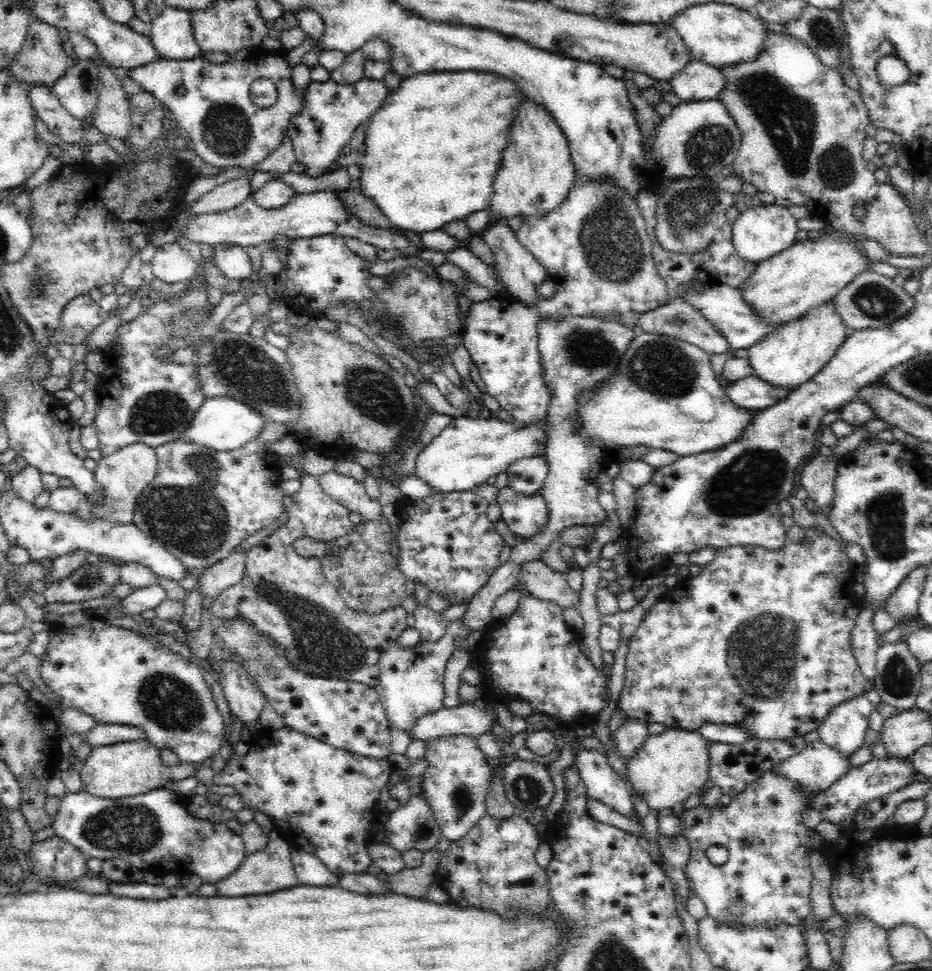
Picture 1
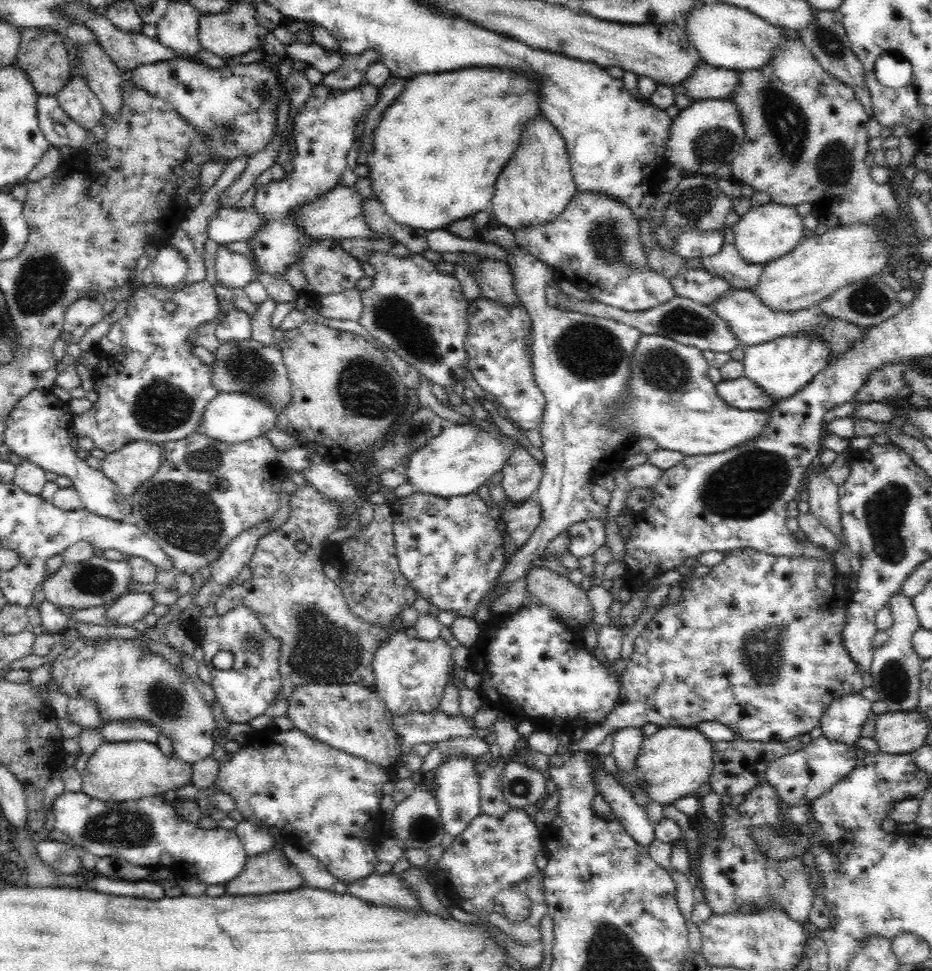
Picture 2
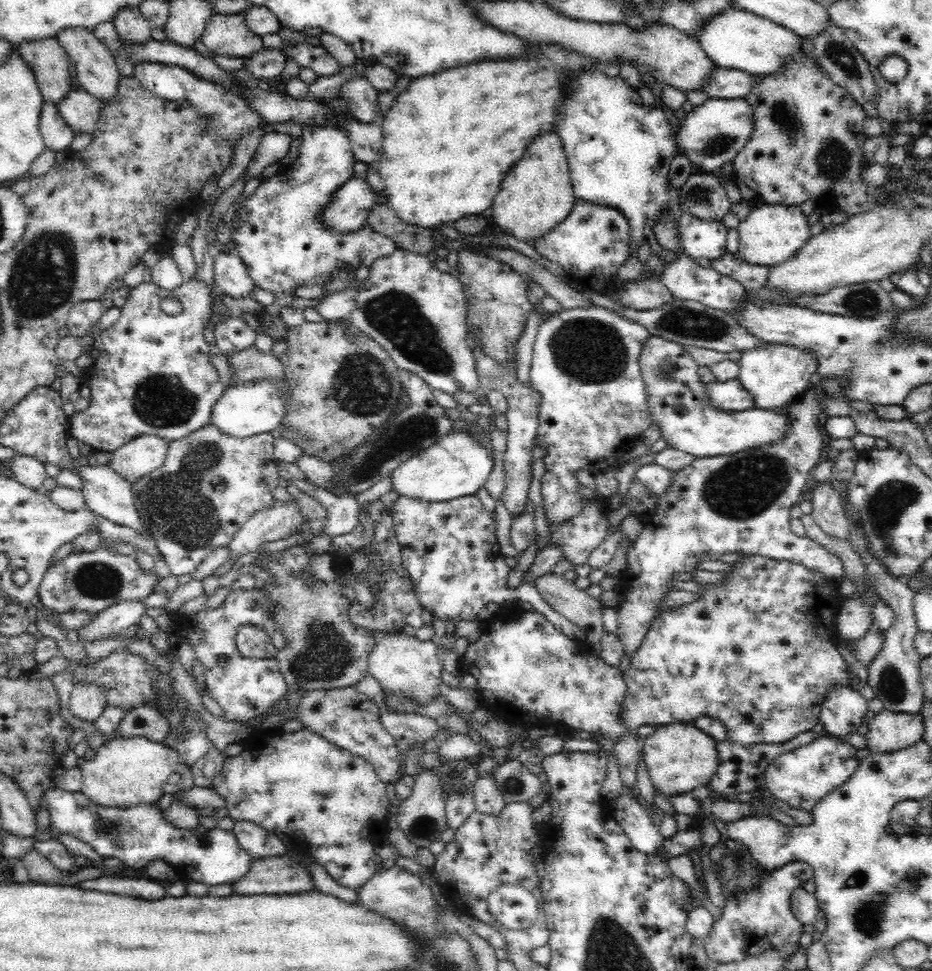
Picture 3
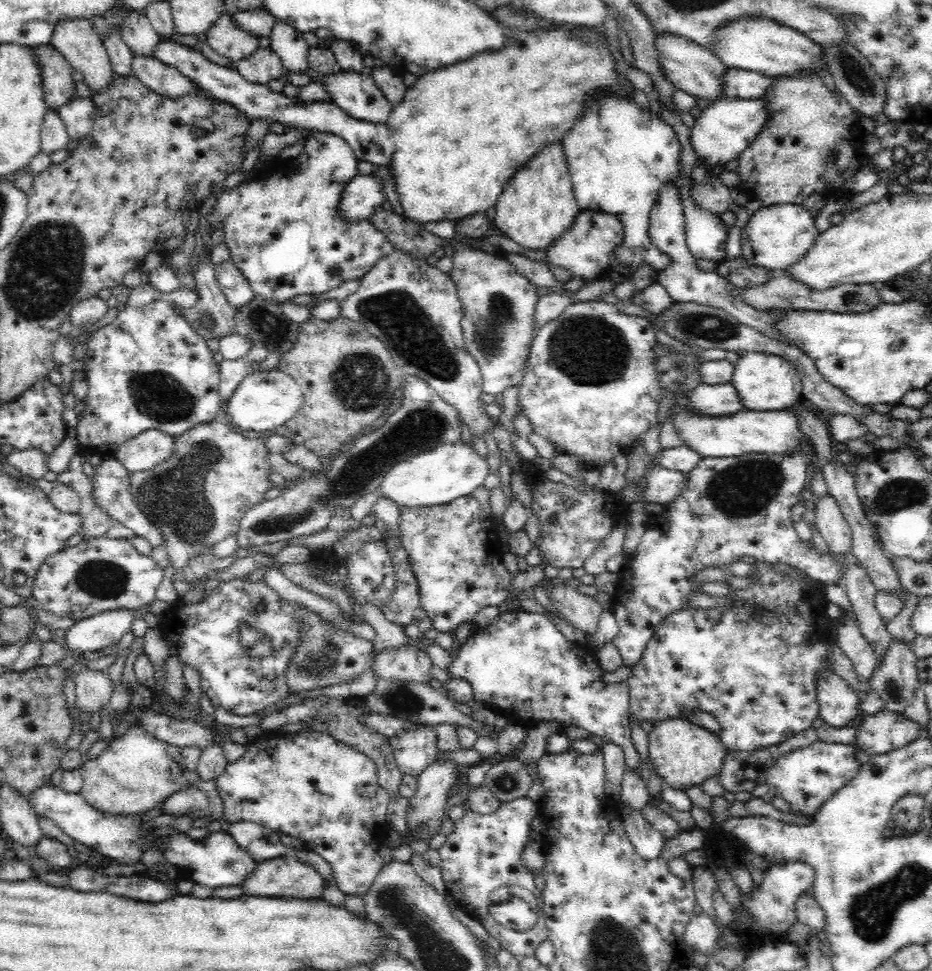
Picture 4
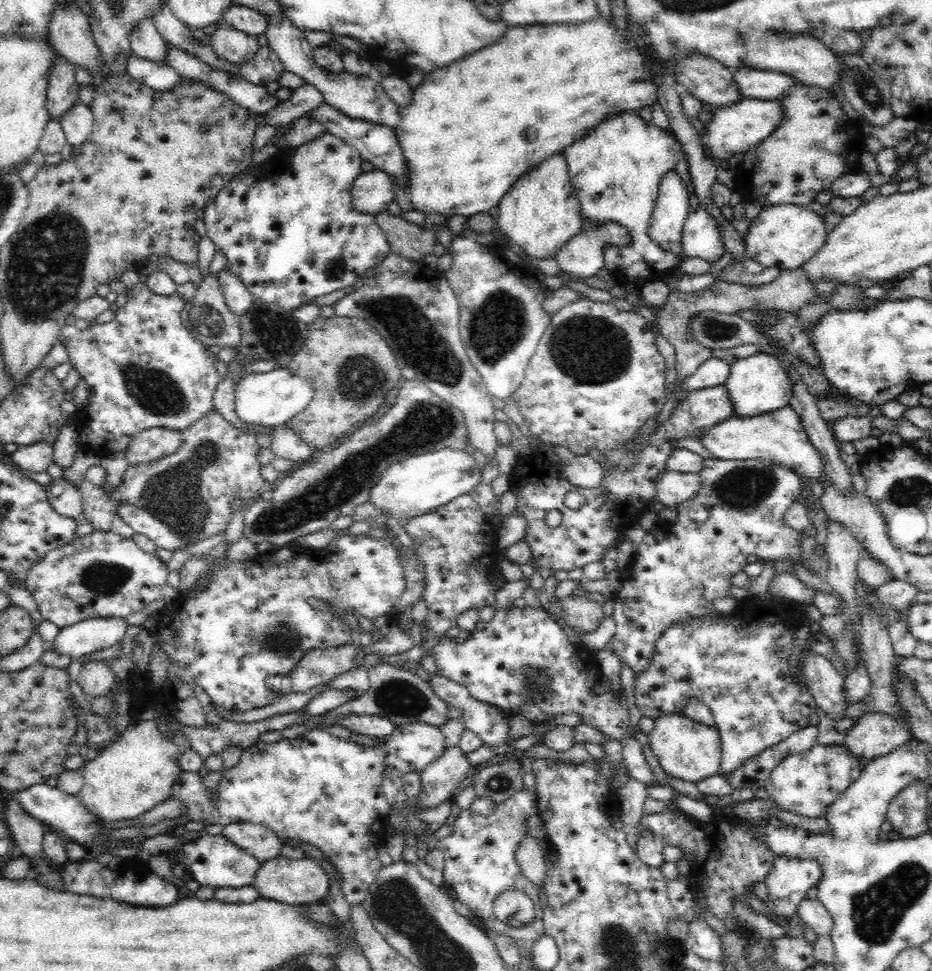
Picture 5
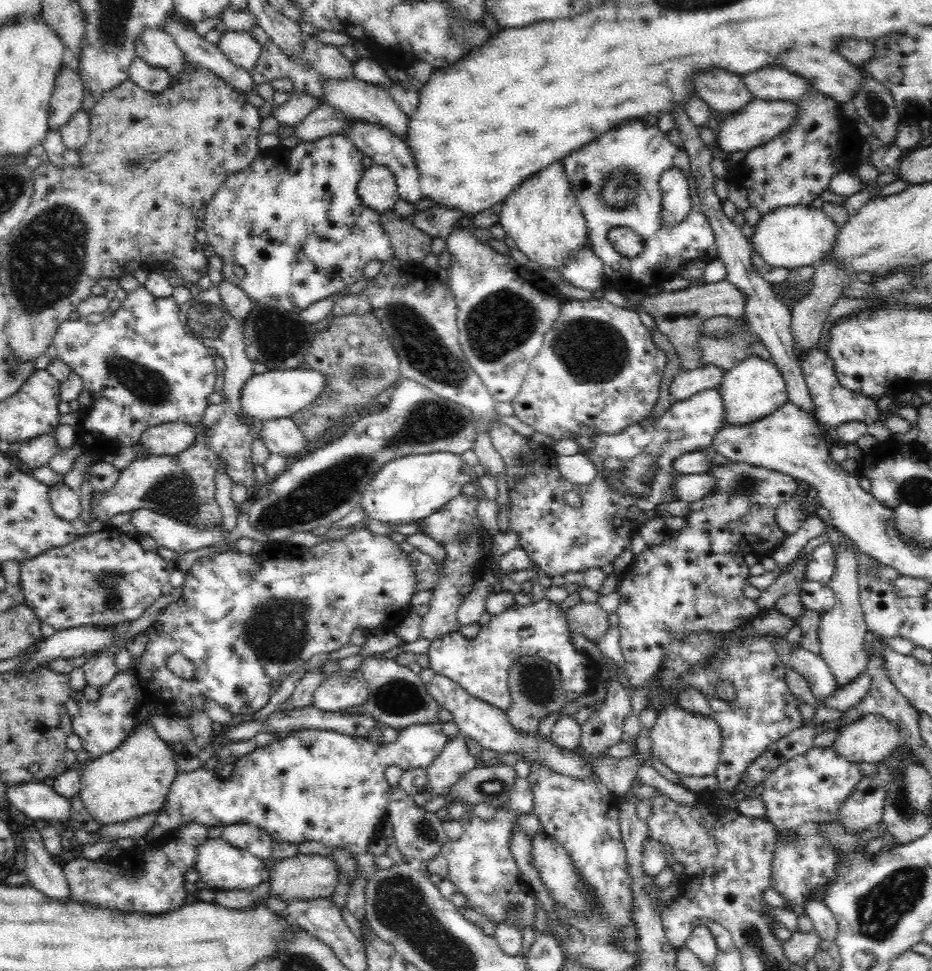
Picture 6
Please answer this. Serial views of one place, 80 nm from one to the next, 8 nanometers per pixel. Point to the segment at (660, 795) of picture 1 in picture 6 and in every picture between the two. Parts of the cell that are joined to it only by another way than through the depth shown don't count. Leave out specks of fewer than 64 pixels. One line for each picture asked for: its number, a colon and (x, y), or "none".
2: (673, 762)
3: (679, 758)
4: (682, 754)
5: (687, 750)
6: (689, 744)

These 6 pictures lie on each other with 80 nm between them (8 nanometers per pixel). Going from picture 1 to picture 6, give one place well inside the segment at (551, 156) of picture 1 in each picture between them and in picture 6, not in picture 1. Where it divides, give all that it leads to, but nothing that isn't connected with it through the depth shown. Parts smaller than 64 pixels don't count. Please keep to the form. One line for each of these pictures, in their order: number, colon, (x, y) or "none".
2: (536, 184)
3: (537, 194)
4: (536, 206)
5: (540, 212)
6: (541, 215)

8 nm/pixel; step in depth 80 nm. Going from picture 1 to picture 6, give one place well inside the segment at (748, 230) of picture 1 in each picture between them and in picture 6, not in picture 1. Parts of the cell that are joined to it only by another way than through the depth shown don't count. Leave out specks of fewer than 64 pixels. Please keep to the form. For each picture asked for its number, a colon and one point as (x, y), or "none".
2: (766, 232)
3: (771, 233)
4: (774, 237)
5: (783, 237)
6: (790, 237)

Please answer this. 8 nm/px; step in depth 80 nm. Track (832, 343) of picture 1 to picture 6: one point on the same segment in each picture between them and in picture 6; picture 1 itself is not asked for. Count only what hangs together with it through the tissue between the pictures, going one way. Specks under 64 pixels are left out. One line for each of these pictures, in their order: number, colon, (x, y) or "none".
2: (780, 367)
3: (775, 375)
4: (764, 382)
5: (758, 383)
6: (754, 388)

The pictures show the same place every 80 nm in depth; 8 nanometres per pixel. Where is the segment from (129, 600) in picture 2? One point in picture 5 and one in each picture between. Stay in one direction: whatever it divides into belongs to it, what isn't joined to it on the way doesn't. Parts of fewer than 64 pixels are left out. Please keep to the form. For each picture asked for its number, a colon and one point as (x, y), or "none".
3: (115, 618)
4: (93, 633)
5: (83, 638)

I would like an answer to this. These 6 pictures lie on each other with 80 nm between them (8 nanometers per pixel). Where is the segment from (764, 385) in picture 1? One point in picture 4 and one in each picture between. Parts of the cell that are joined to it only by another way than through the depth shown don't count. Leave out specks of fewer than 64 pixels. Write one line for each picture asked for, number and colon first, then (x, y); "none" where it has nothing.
2: (741, 393)
3: (730, 396)
4: (722, 399)

